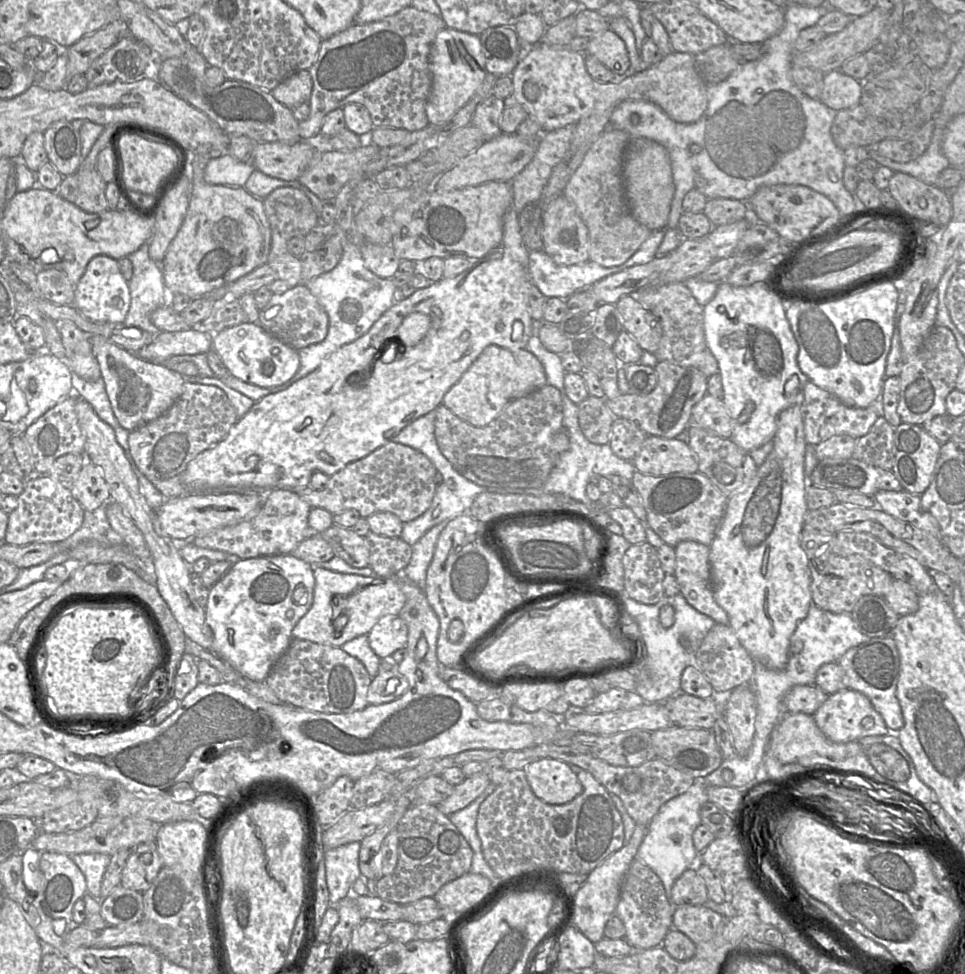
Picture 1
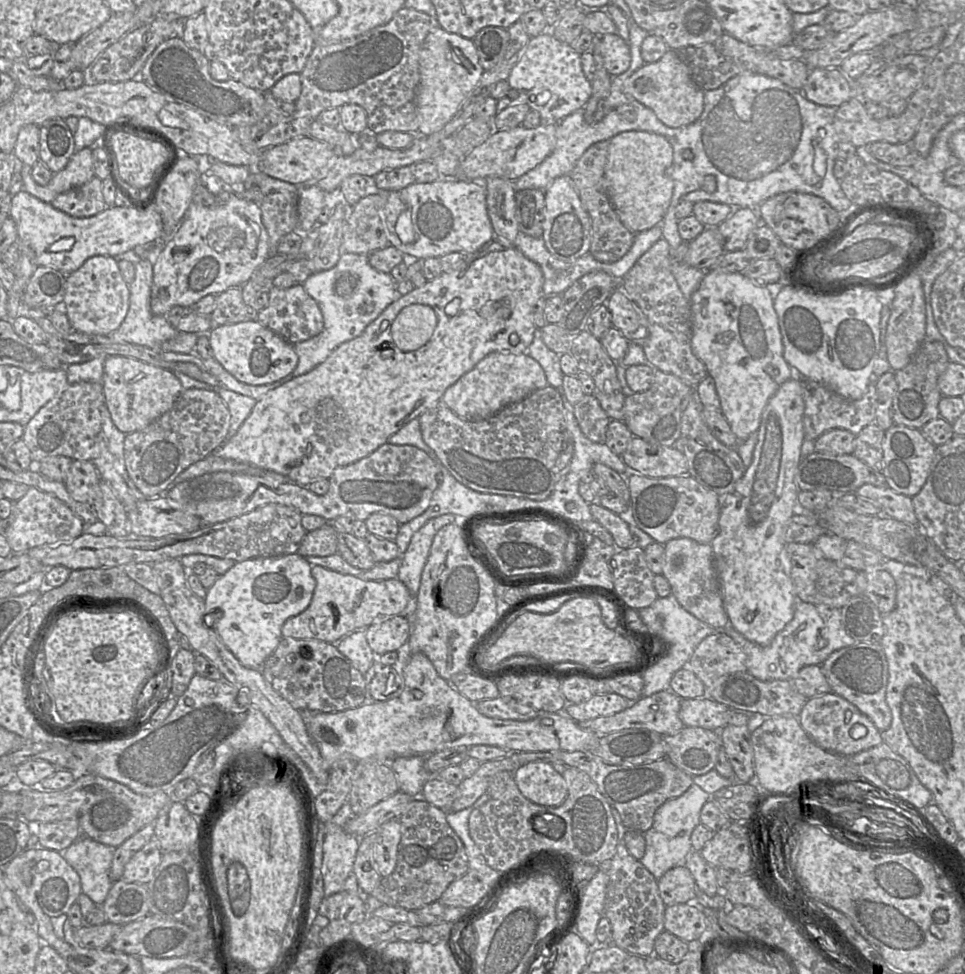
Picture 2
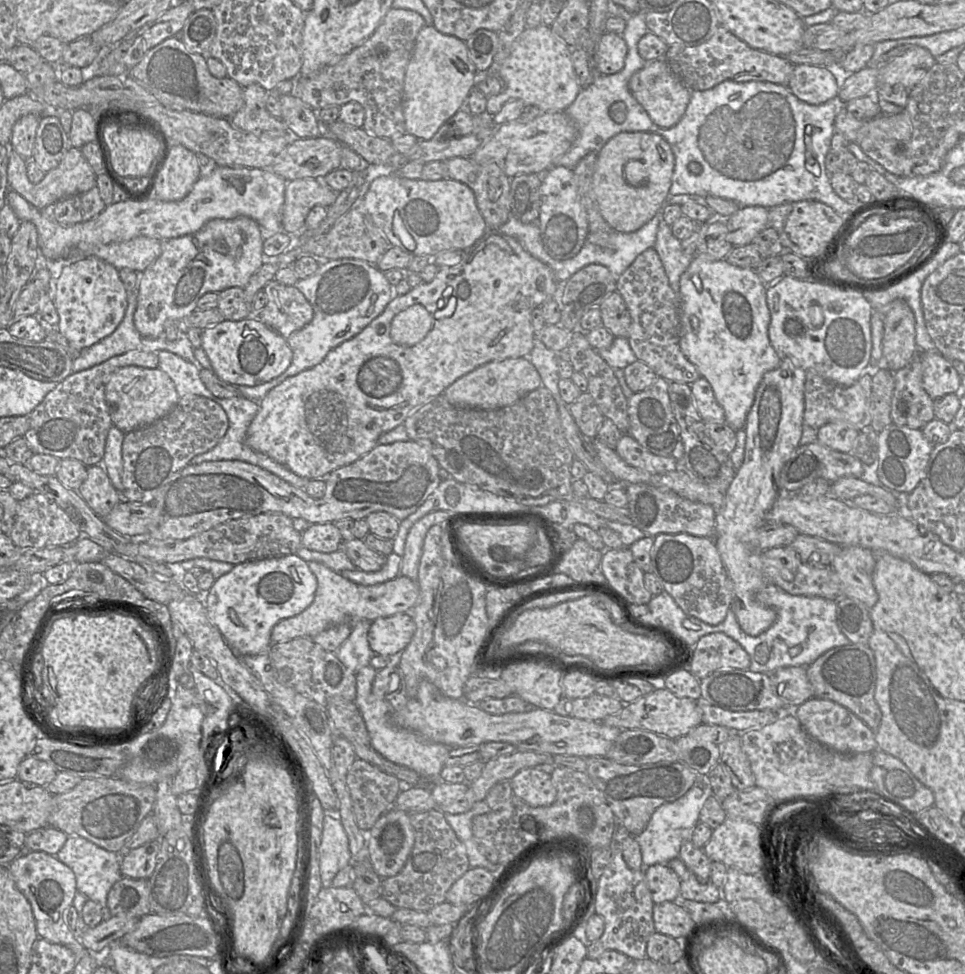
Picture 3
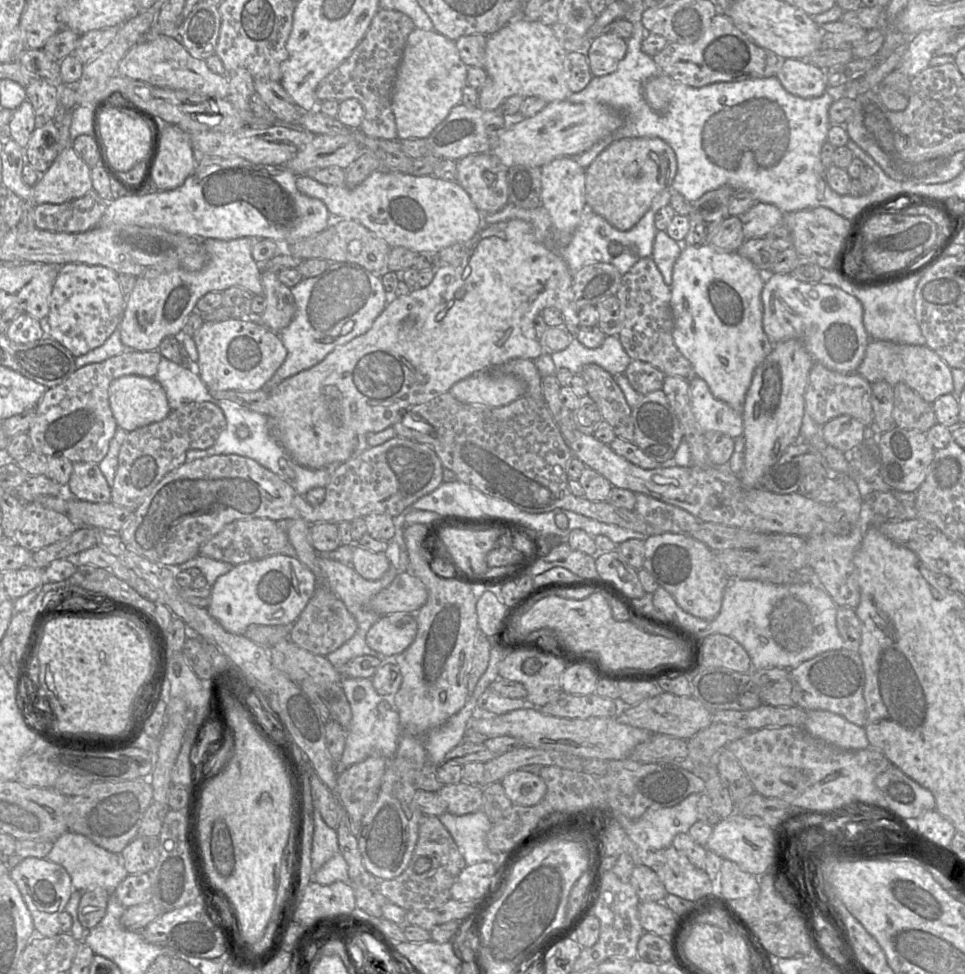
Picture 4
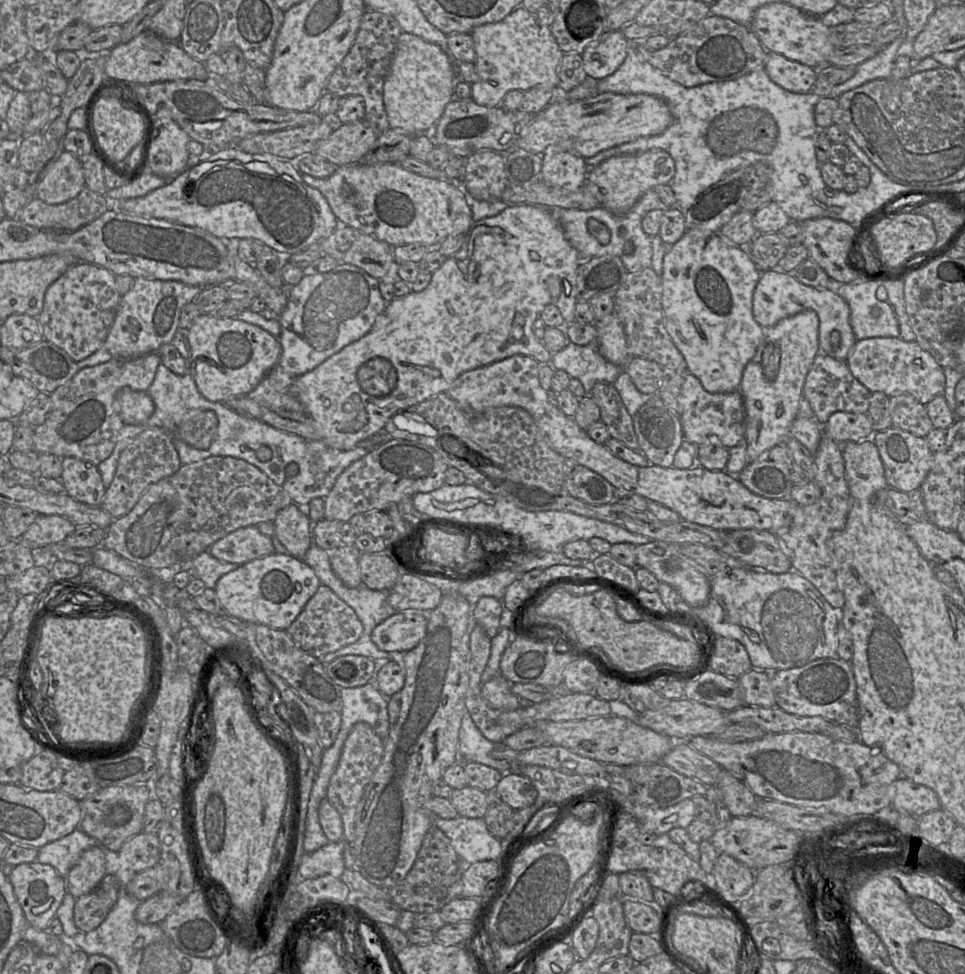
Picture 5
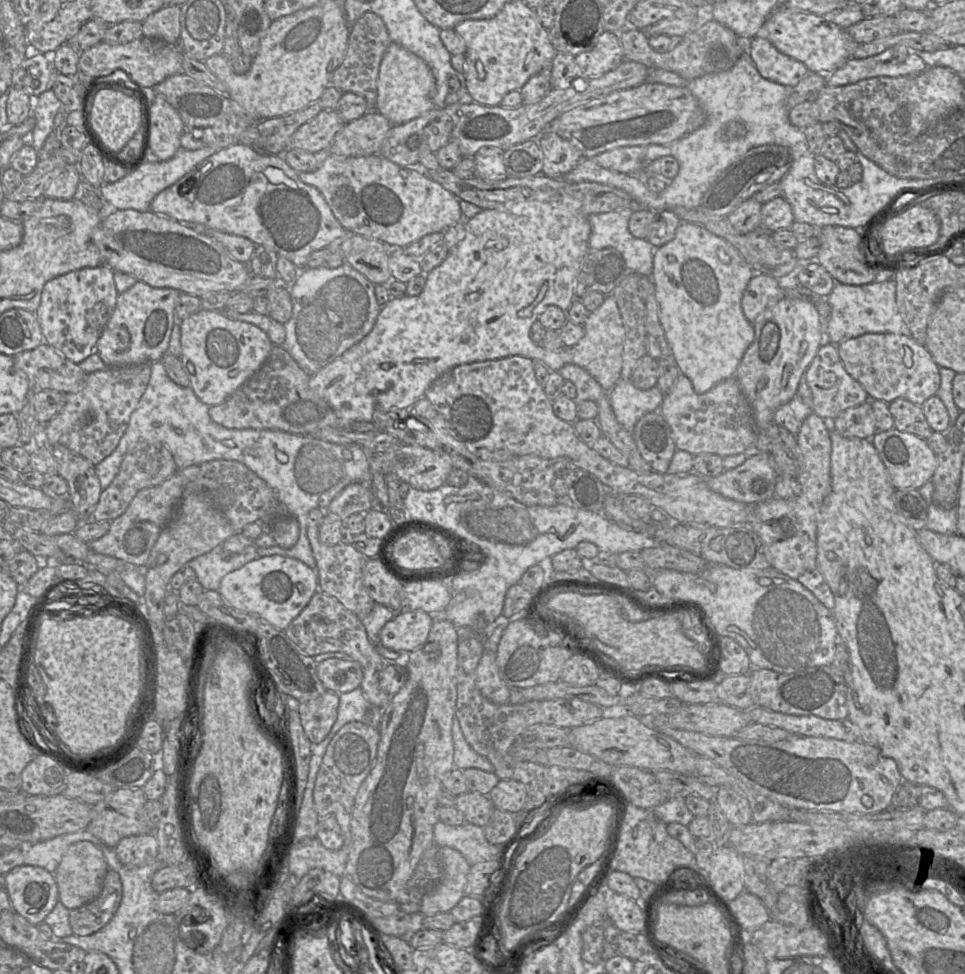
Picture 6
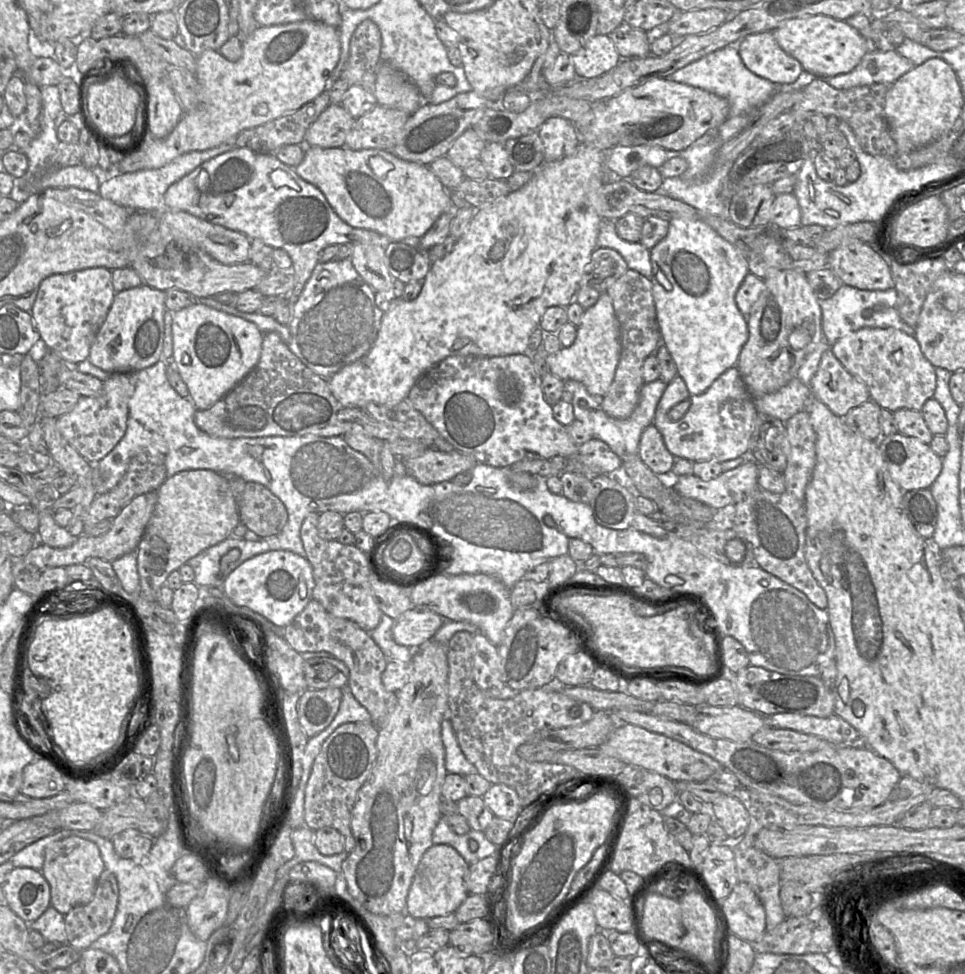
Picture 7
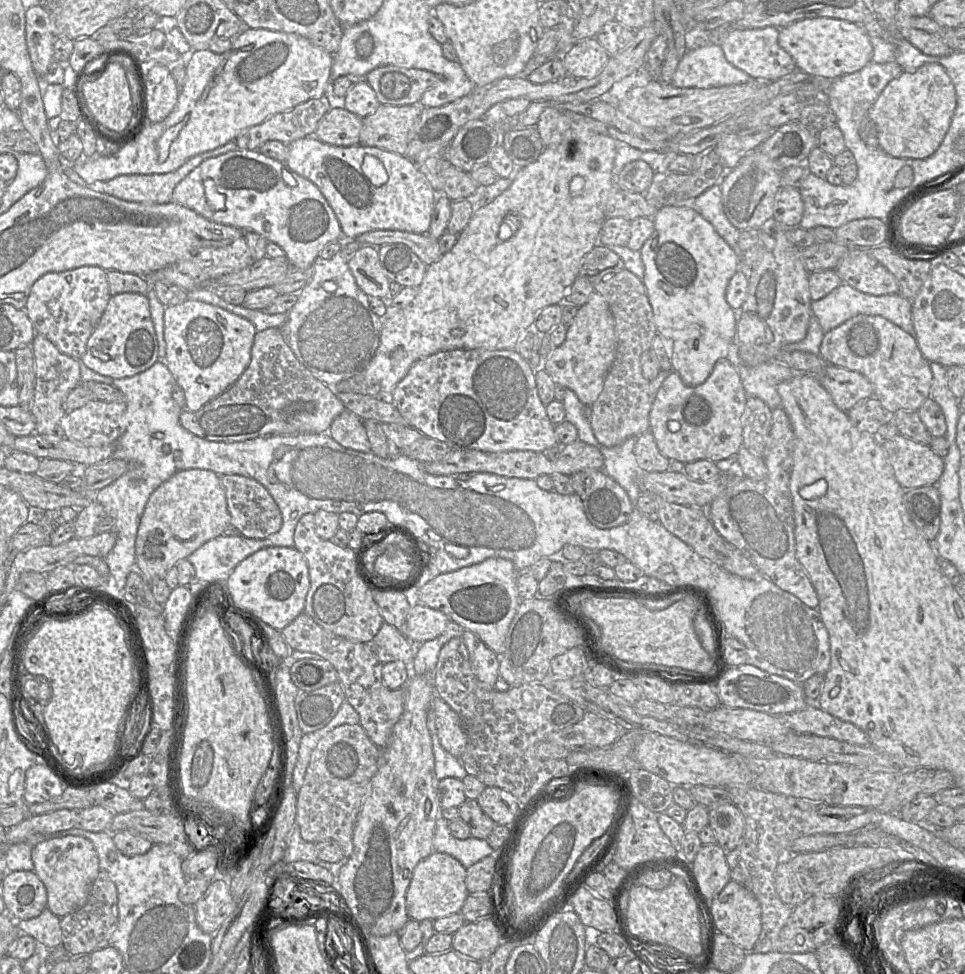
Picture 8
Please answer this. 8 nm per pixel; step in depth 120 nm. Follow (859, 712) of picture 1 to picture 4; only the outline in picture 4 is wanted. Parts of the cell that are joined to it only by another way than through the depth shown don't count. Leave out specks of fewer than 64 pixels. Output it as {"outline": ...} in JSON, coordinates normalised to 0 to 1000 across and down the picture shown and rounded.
{"outline":[[[837,729],[833,747],[844,757],[876,770],[892,770],[901,766],[895,746],[856,729]]]}

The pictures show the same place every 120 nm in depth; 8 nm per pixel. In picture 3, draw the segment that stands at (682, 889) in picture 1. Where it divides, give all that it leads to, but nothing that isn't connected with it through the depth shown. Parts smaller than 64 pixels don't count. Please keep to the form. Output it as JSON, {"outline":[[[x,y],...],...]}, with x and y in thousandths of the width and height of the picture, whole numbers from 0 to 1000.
{"outline":[[[678,887],[667,894],[678,928],[705,923],[705,903],[691,887]]]}

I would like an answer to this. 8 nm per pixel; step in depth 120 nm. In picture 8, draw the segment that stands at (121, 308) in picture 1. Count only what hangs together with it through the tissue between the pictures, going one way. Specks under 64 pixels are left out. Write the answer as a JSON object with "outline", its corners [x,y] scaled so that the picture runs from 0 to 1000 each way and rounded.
{"outline":[[[85,273],[41,284],[34,292],[27,312],[37,342],[50,347],[64,362],[83,370],[115,305],[110,279],[102,273]]]}

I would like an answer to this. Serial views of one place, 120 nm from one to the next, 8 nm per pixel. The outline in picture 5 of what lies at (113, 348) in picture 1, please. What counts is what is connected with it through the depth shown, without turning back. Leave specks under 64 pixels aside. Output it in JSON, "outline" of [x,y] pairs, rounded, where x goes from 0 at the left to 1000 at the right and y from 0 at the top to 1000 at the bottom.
{"outline":[[[127,398],[122,405],[122,424],[130,436],[149,435],[161,420],[152,402]]]}

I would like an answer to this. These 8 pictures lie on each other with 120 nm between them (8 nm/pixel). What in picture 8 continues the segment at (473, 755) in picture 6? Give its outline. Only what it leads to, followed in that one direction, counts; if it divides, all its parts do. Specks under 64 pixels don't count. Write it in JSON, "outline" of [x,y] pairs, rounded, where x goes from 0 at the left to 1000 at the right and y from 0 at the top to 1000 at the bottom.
{"outline":[[[445,727],[442,733],[442,747],[447,755],[448,768],[450,775],[450,791],[454,801],[462,798],[470,798],[479,801],[484,795],[478,781],[464,773],[457,766],[451,744],[451,735]]]}

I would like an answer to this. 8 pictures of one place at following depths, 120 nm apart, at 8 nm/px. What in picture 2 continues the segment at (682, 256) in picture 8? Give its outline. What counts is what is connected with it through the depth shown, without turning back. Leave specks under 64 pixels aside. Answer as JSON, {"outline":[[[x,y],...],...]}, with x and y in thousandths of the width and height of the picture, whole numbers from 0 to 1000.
{"outline":[[[732,278],[715,307],[717,320],[716,358],[740,389],[747,423],[766,453],[784,445],[790,423],[807,396],[821,388],[820,377],[811,367],[811,352],[801,306],[794,294],[787,294],[771,281]]]}

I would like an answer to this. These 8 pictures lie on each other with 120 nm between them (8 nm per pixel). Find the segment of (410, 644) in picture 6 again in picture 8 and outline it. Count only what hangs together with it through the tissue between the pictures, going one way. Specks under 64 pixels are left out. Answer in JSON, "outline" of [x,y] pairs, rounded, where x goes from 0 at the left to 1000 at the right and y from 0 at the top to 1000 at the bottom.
{"outline":[[[438,619],[429,620],[420,637],[416,650],[431,662],[448,657],[457,652],[467,637],[459,628]]]}

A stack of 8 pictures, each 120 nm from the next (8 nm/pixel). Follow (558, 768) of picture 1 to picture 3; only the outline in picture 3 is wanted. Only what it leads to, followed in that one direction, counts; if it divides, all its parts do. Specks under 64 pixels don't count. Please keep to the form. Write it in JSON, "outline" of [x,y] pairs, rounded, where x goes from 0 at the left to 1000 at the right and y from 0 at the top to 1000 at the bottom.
{"outline":[[[555,787],[539,791],[528,804],[532,815],[551,829],[569,828],[576,821],[577,811],[571,796]]]}

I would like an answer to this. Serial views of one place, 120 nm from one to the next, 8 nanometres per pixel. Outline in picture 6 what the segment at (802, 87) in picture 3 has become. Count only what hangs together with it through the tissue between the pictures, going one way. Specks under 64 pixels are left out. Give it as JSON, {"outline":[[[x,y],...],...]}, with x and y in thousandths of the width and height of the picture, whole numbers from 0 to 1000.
{"outline":[[[793,38],[778,41],[776,56],[791,80],[818,90],[840,75],[832,65],[807,53]]]}

